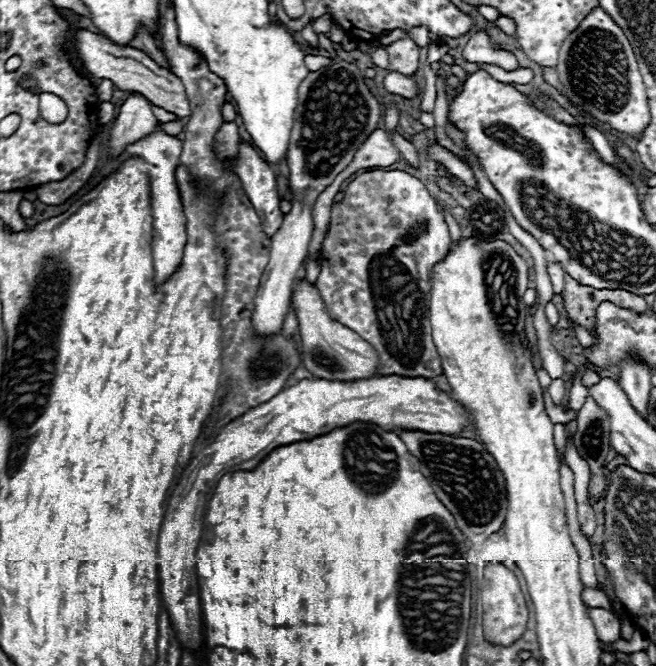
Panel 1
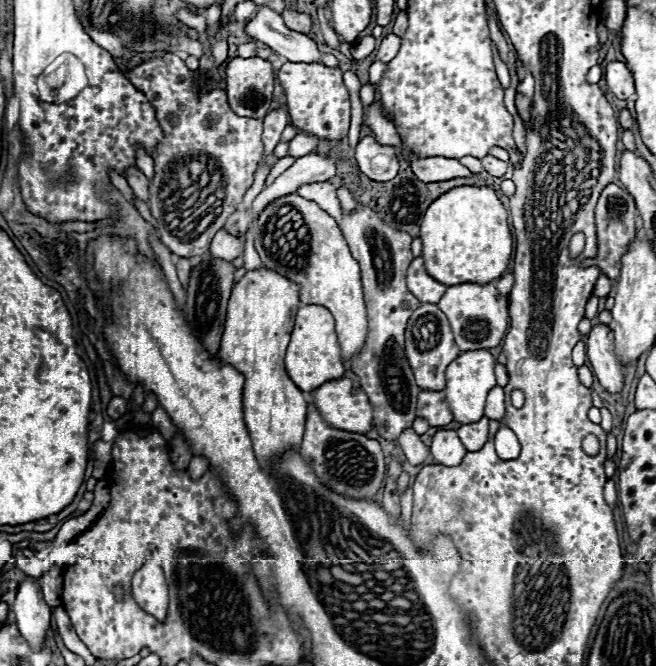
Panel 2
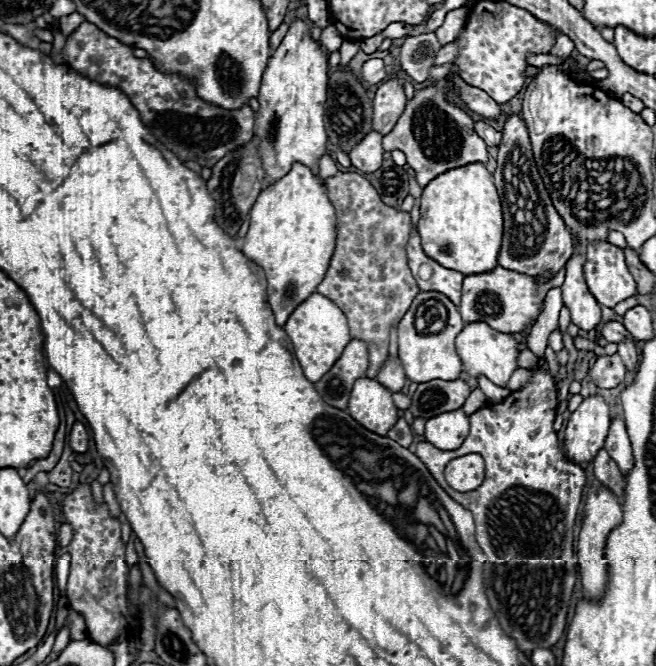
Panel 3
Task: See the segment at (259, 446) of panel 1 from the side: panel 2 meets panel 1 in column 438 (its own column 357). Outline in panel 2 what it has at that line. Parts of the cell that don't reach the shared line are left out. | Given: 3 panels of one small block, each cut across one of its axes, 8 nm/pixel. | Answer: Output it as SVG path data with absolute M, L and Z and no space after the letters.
M348 378L330 380L312 392L320 416L330 428L366 434L372 428L372 404Z

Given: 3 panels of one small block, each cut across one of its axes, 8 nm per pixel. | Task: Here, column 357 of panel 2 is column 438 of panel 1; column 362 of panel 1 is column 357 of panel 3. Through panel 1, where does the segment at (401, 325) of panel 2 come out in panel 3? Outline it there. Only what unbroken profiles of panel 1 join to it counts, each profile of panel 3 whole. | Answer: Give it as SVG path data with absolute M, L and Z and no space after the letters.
M338 172L324 180L336 210L336 248L326 278L316 292L330 298L348 318L350 336L368 344L368 378L376 378L388 360L390 330L408 312L420 292L408 272L404 246L410 232L410 214L398 212L380 200L372 184L356 172Z

